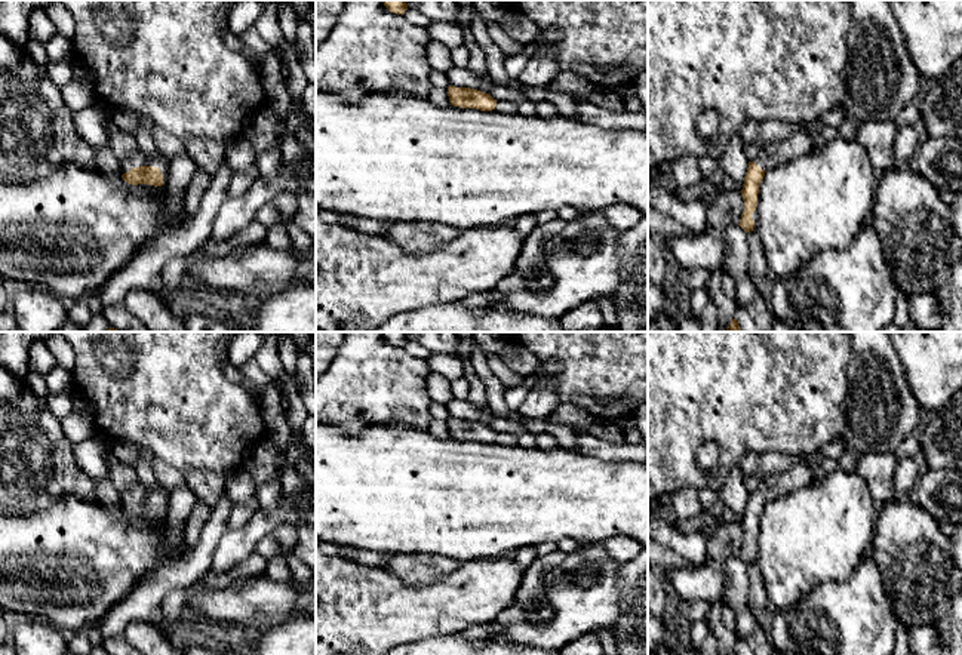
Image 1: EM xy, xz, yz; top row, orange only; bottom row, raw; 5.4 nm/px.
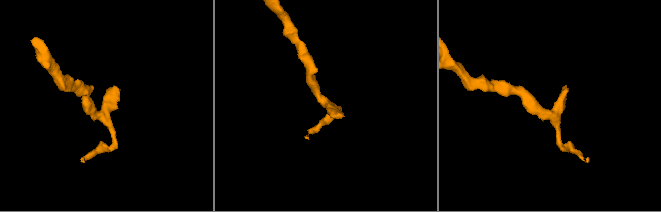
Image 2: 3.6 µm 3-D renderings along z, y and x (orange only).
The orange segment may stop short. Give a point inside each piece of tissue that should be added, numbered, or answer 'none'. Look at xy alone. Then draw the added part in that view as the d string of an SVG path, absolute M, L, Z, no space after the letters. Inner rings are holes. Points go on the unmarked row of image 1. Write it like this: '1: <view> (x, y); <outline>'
1: xy (137, 491); M136 482L132 486L122 489L120 498L123 505L129 504L132 499L153 498L153 499L157 499L162 508L165 510L167 508L169 492L160 483L148 488Z

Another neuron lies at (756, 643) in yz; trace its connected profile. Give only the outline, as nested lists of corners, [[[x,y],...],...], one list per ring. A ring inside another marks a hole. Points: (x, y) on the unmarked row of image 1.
[[[759,625],[746,639],[737,640],[735,651],[738,655],[774,655],[771,642]]]

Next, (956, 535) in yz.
[[[962,522],[955,525],[950,536],[950,557],[956,568],[962,572]]]

